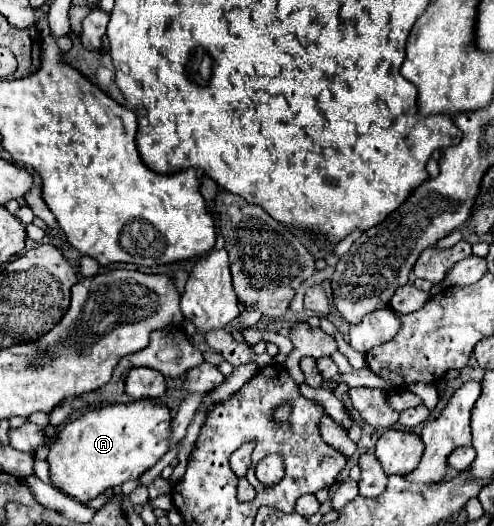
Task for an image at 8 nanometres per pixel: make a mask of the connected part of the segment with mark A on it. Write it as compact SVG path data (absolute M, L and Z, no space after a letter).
M139 398L127 404L109 404L89 410L81 418L69 422L53 444L47 458L51 464L51 484L79 502L87 502L107 488L137 480L155 466L169 450L169 438L171 412L165 402Z

